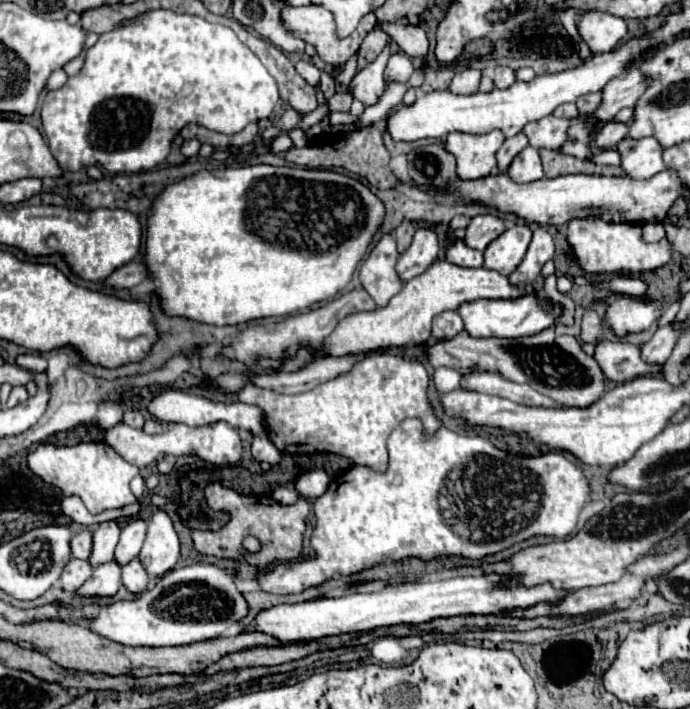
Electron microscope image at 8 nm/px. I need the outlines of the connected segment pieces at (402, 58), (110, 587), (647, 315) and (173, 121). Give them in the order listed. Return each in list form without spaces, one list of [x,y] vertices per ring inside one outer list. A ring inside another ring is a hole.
[[[395,53],[389,57],[383,77],[387,83],[407,83],[411,73],[413,73],[413,65],[411,65],[409,57],[403,53]]]
[[[117,561],[103,563],[93,569],[89,581],[77,591],[85,597],[111,597],[121,585],[121,565]]]
[[[627,295],[613,297],[605,305],[607,311],[603,319],[619,337],[623,337],[625,333],[647,329],[661,315],[661,303],[655,301],[645,303]]]
[[[147,9],[99,37],[87,51],[81,71],[69,77],[61,89],[47,93],[41,107],[41,121],[51,153],[63,171],[73,173],[81,167],[101,165],[109,173],[131,175],[161,165],[171,151],[171,141],[187,123],[235,135],[251,121],[267,119],[279,99],[273,75],[229,27],[209,23],[197,15]]]

